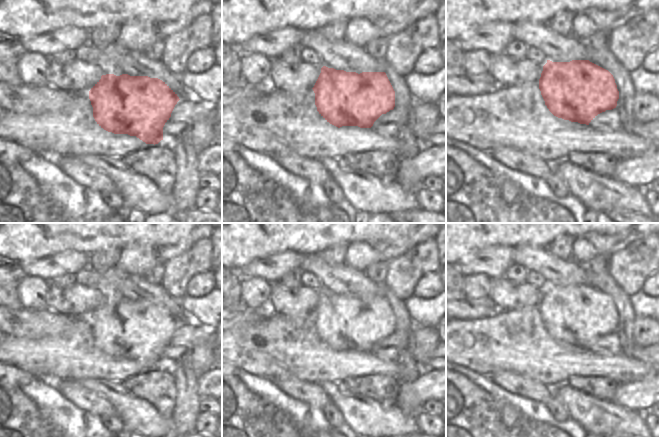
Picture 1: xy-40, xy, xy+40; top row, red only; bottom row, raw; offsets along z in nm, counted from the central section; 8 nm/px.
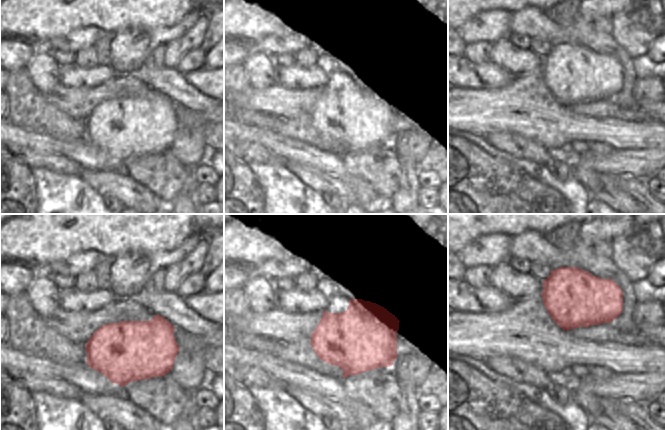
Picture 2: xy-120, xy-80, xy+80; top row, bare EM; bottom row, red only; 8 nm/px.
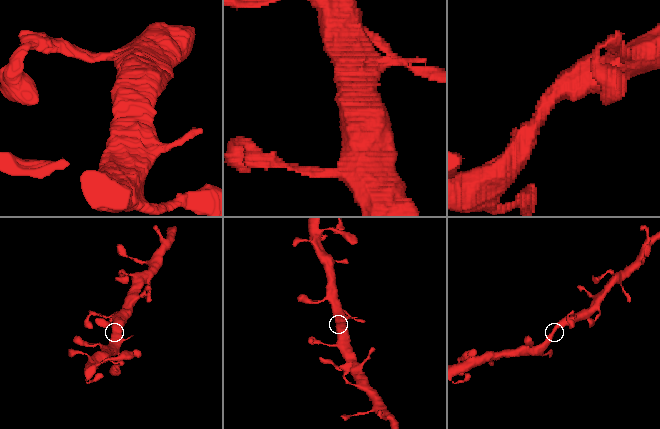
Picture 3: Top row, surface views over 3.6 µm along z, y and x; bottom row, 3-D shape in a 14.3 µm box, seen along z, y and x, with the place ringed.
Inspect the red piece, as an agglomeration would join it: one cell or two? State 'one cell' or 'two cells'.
one cell

